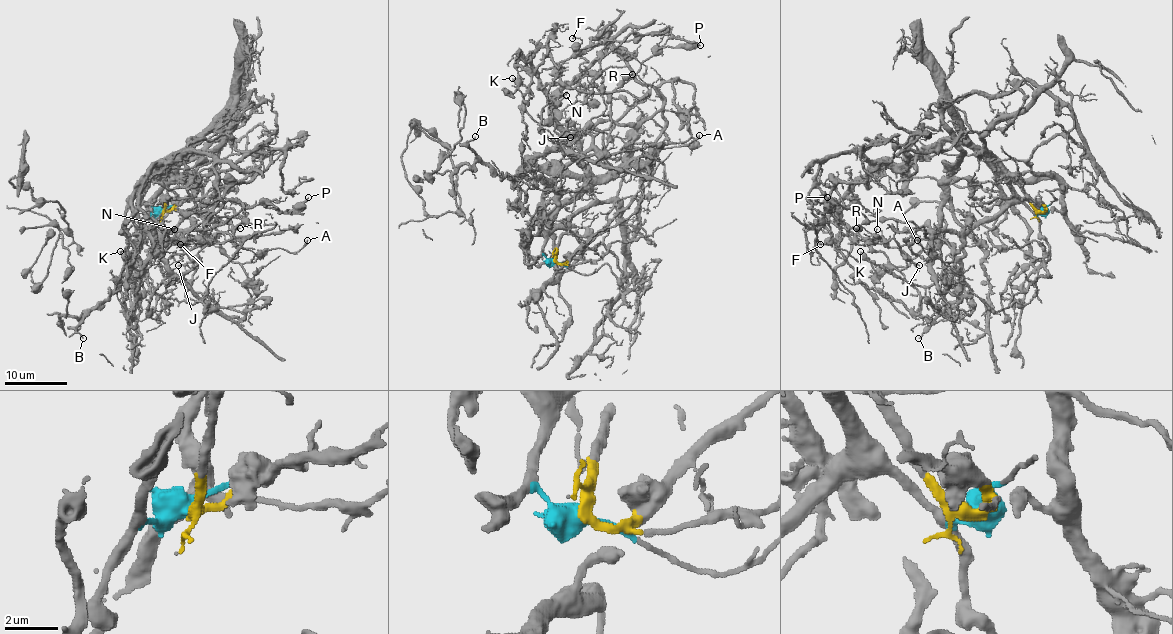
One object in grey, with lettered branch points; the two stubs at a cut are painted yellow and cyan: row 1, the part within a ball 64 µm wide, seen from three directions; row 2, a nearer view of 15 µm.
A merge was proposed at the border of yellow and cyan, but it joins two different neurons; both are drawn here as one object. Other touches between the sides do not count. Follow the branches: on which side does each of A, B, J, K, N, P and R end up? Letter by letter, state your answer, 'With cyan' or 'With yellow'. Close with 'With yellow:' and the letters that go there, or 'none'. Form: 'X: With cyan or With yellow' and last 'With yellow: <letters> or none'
A: With cyan
B: With cyan
J: With cyan
K: With cyan
N: With cyan
P: With cyan
R: With cyan
With yellow: none

